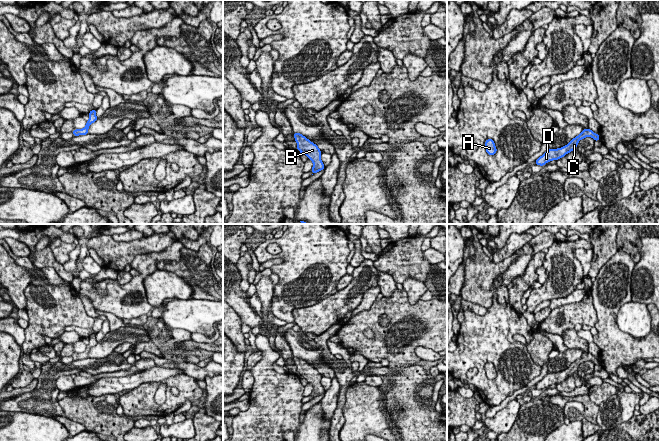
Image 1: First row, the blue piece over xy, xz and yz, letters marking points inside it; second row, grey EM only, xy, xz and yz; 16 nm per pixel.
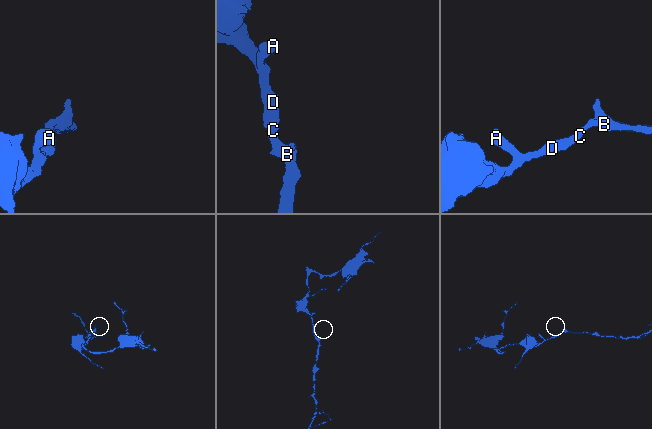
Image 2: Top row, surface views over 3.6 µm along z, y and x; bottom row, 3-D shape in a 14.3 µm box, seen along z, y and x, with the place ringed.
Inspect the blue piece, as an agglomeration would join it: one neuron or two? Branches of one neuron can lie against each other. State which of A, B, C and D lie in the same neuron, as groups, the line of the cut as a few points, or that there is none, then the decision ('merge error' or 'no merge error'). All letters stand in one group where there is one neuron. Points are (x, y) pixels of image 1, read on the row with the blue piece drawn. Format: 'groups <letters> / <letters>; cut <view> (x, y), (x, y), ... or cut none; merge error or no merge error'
groups A B C D; cut none; no merge error

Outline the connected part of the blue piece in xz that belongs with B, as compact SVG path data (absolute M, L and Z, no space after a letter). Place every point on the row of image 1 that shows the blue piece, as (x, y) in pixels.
M293 133L293 136L295 138L295 141L297 142L296 149L298 149L301 154L305 154L308 159L313 162L313 167L311 169L313 174L324 170L325 166L321 161L322 152L320 151L318 146L300 133Z

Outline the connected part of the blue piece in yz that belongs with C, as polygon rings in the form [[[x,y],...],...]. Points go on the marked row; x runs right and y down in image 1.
[[[583,129],[583,131],[578,136],[573,138],[567,145],[557,149],[548,149],[542,156],[536,159],[535,164],[544,166],[546,163],[552,160],[557,161],[558,159],[561,159],[566,154],[577,148],[577,145],[581,139],[589,136],[595,141],[600,140],[599,134],[594,133],[591,129]]]

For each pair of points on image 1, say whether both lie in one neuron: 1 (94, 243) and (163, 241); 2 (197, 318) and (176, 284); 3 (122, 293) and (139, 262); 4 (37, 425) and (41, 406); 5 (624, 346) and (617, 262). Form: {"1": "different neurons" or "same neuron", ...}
{"1": "same neuron", "2": "different neurons", "3": "same neuron", "4": "different neurons", "5": "same neuron"}

